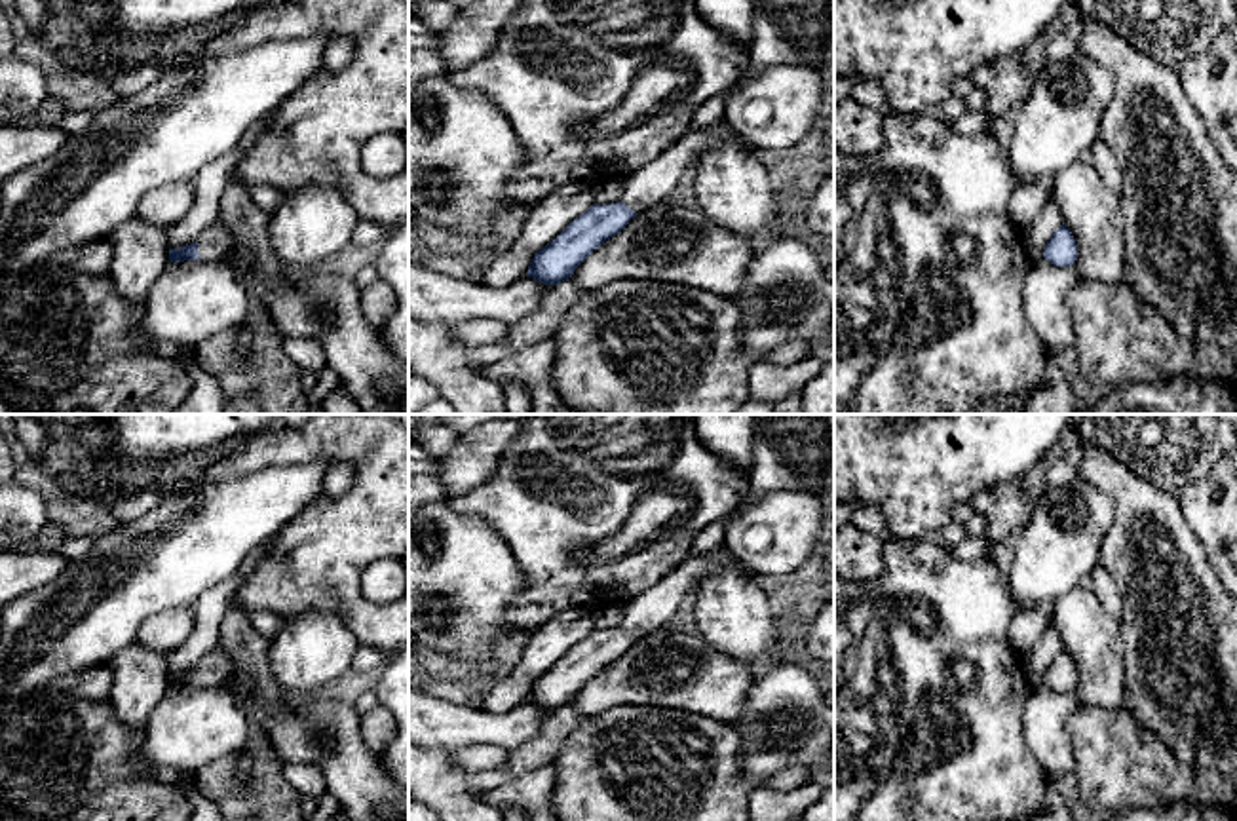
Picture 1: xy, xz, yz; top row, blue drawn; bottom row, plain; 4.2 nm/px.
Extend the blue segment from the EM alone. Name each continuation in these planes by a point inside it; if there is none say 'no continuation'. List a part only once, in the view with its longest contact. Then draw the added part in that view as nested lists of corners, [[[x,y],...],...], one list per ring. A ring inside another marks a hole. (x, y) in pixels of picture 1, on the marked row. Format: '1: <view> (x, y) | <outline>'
1: xy (217, 242) | [[[222,219],[207,226],[198,238],[198,253],[203,262],[220,262],[226,260],[238,241],[238,234]]]

